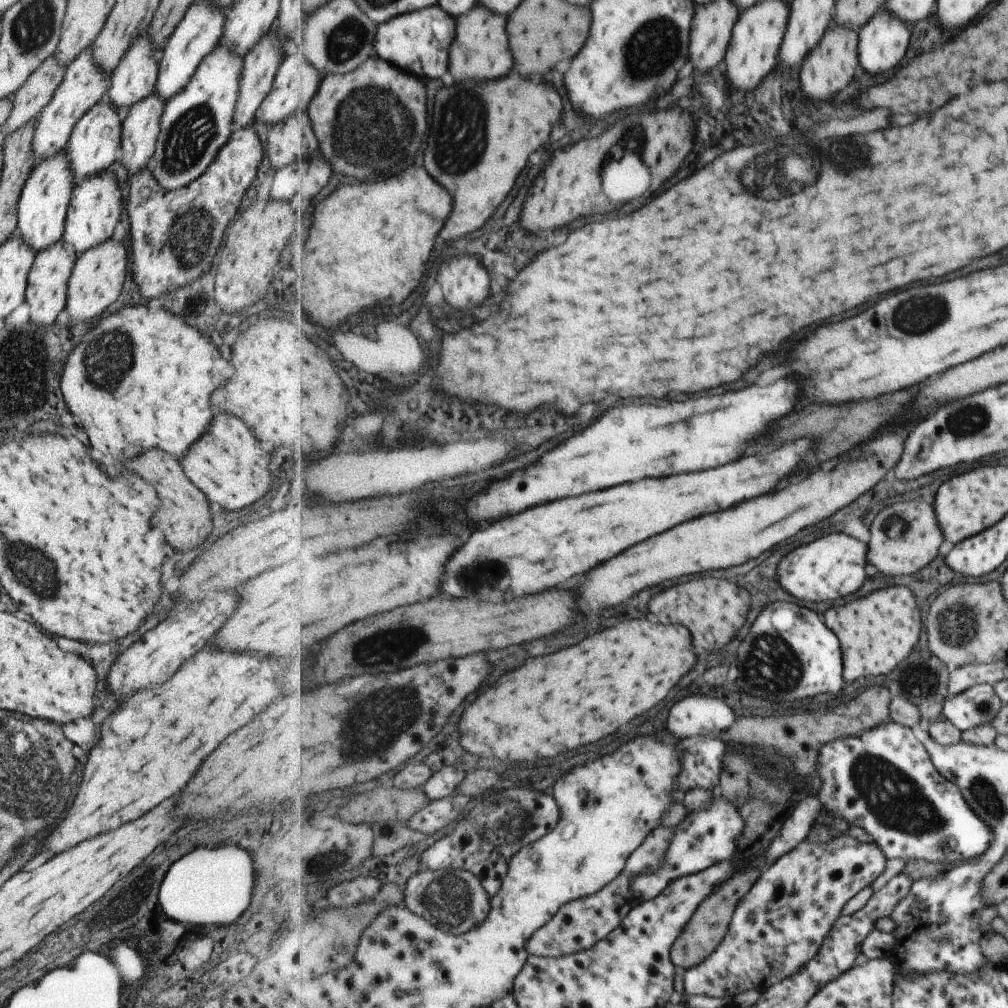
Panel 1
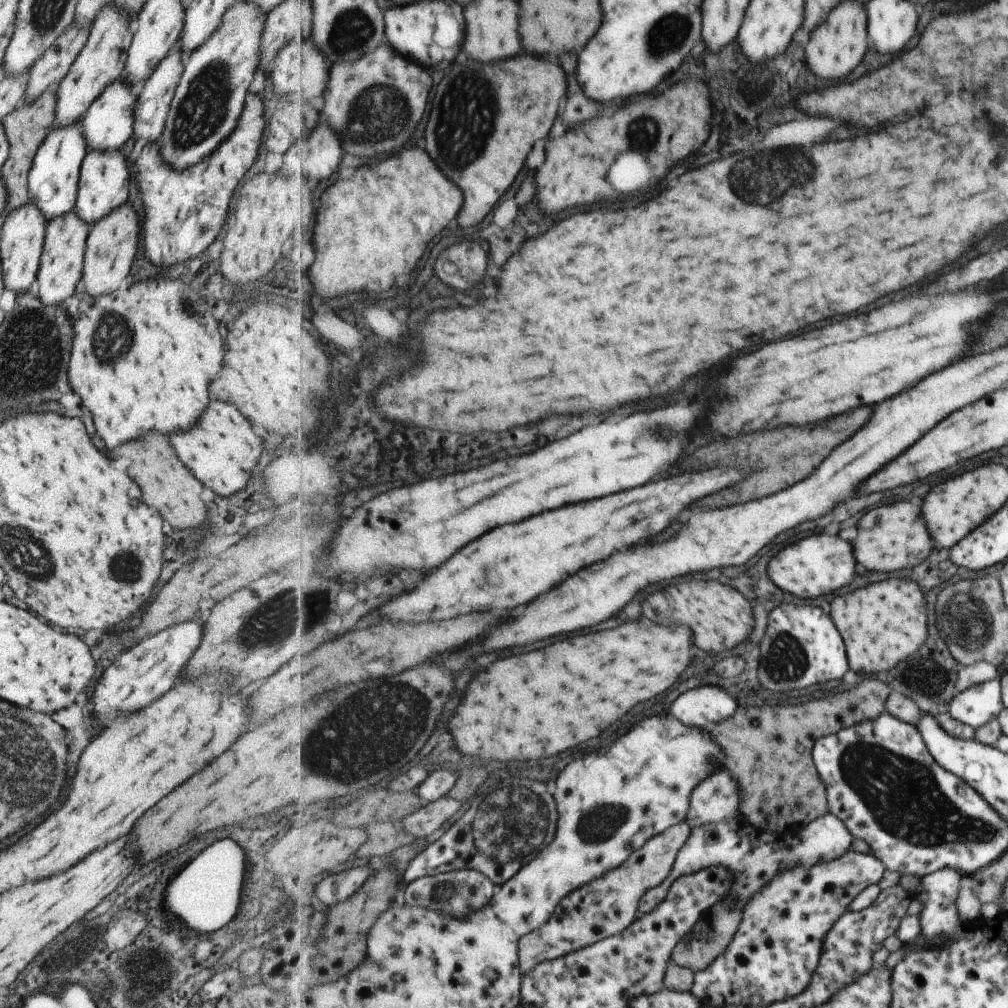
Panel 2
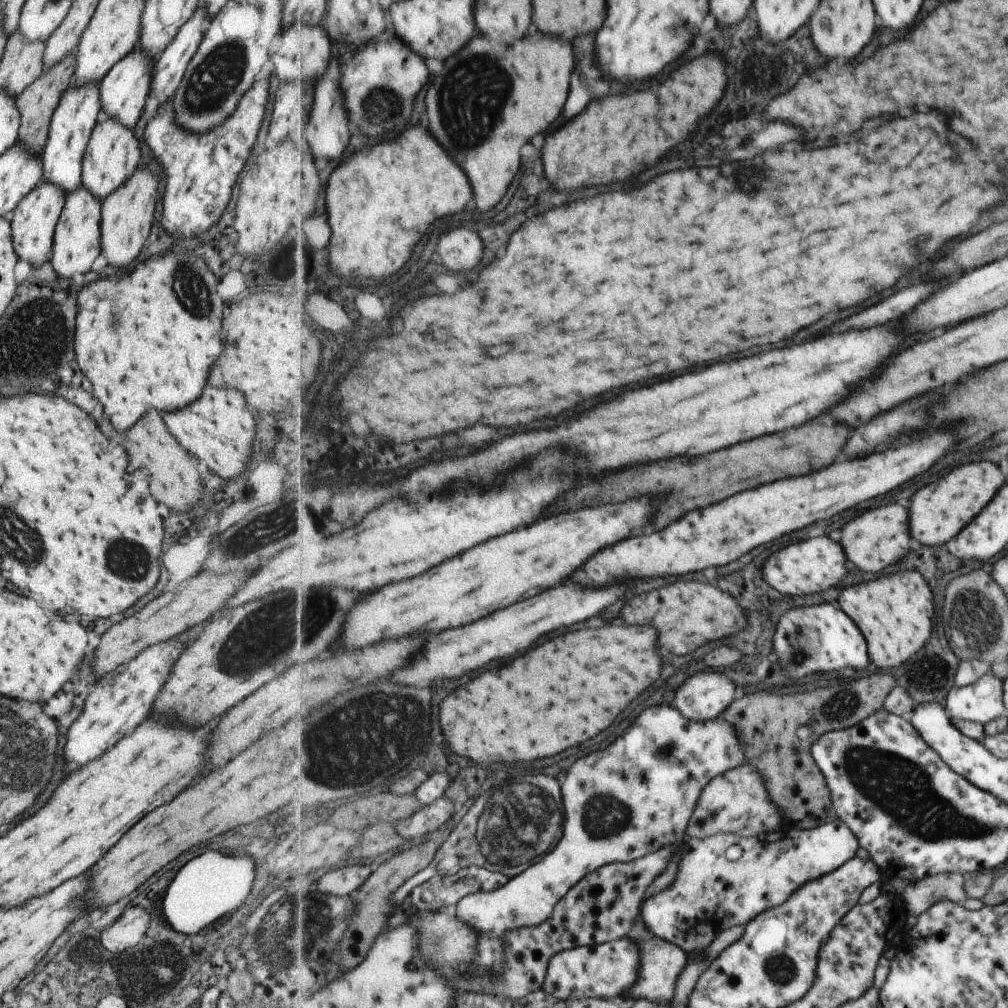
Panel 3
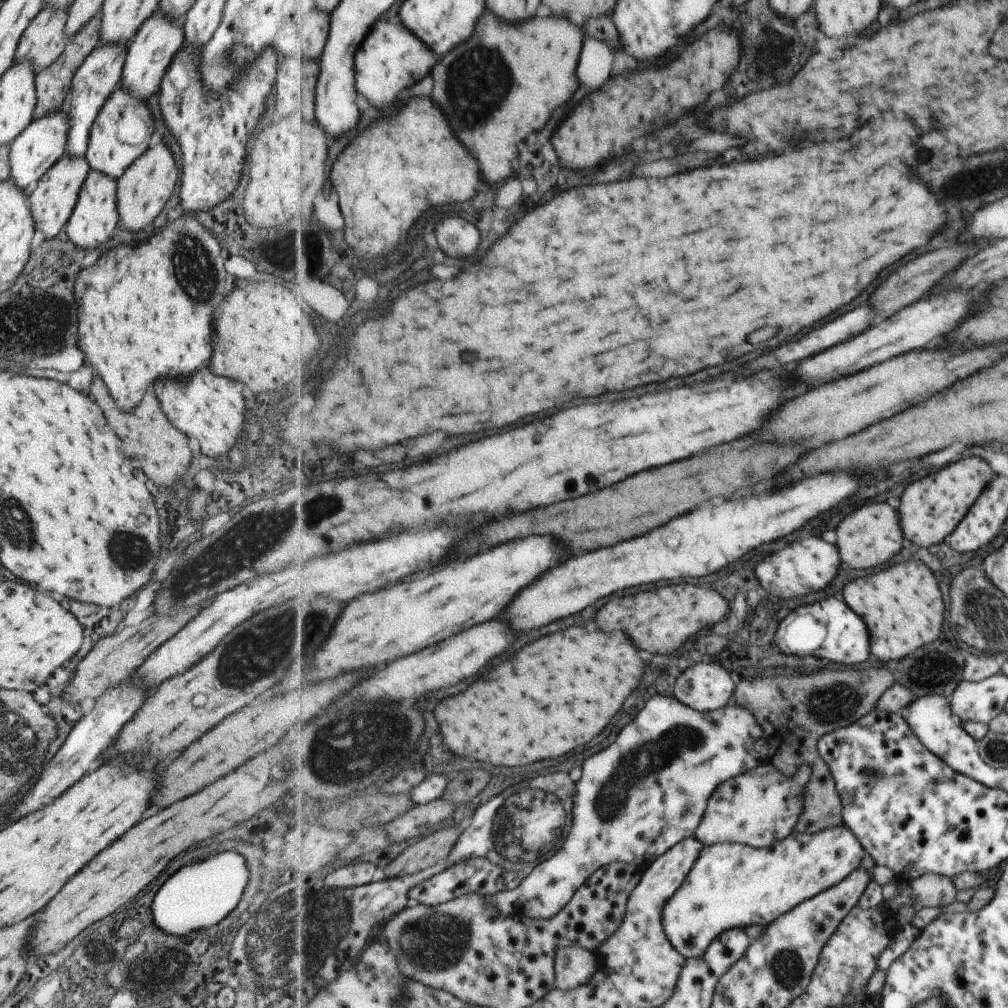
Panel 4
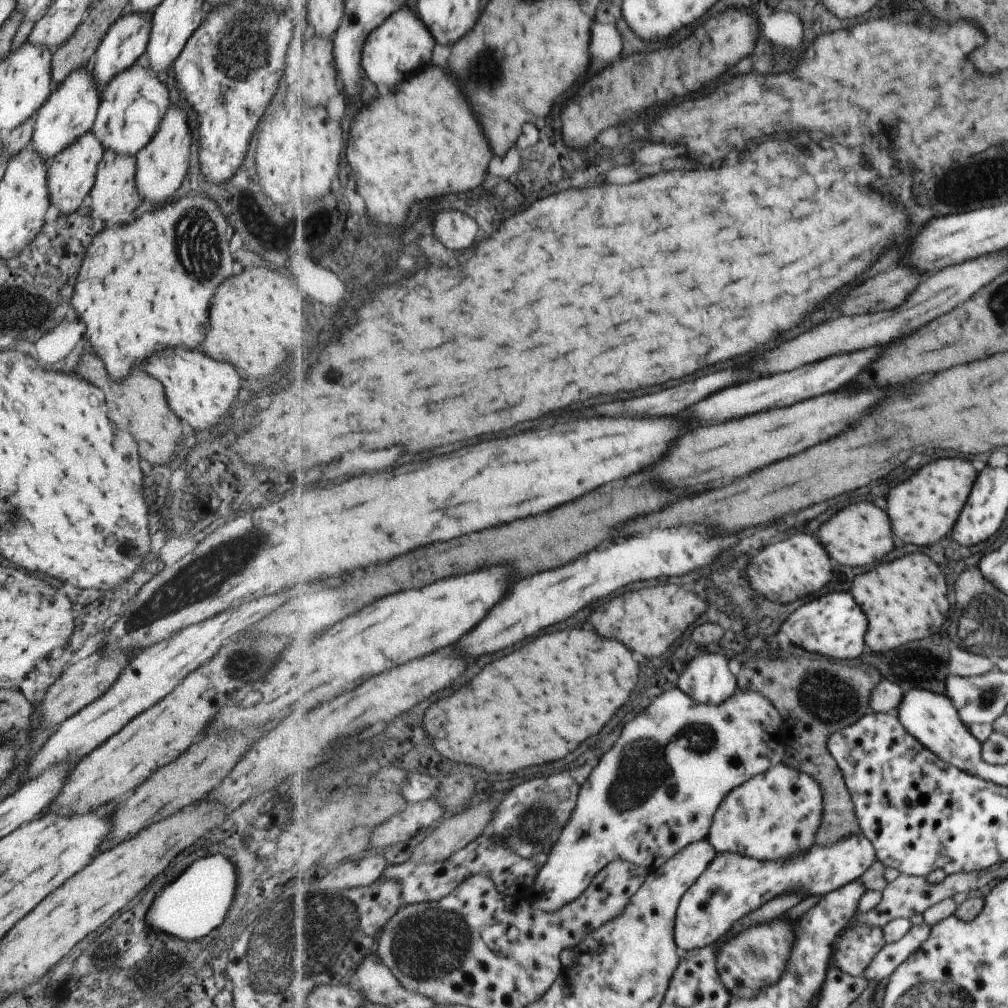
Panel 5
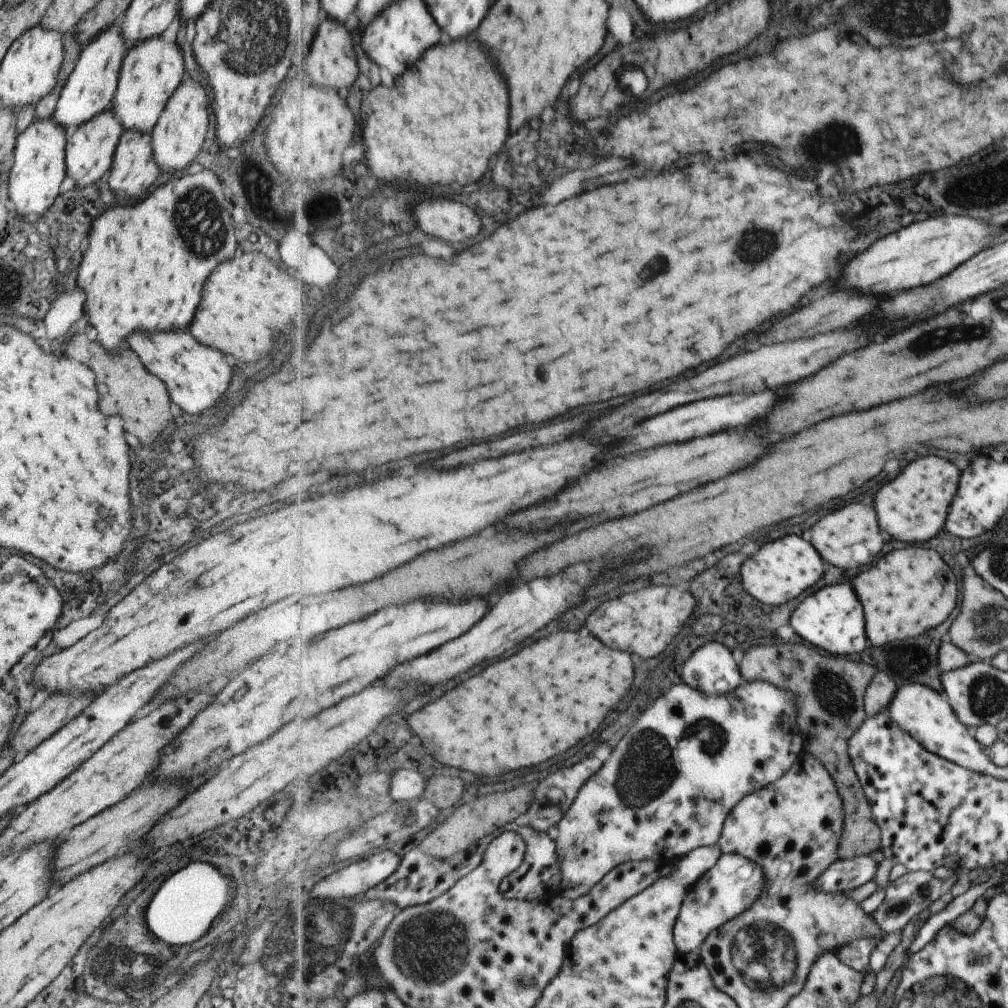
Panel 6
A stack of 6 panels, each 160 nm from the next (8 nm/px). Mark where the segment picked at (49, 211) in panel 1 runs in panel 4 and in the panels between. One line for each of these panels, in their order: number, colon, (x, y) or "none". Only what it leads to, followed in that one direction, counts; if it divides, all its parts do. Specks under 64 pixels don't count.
2: (52, 180)
3: (74, 116)
4: (91, 84)

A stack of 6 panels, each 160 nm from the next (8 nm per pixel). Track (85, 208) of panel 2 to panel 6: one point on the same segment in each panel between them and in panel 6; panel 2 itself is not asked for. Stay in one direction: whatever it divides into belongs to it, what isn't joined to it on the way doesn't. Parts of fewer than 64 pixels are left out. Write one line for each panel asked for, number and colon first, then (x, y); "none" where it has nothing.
3: (111, 153)
4: (121, 130)
5: (131, 106)
6: (149, 72)

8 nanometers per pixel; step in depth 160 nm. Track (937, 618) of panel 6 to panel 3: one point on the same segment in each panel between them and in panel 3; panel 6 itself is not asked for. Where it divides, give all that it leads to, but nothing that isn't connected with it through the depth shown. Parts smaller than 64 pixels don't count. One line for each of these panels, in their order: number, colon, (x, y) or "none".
3: (895, 612)
4: (904, 609)
5: (906, 599)

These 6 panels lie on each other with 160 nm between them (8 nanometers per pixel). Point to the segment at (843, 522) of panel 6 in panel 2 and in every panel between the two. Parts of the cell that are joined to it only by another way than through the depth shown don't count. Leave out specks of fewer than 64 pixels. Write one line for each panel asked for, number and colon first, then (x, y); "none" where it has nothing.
2: (892, 537)
3: (880, 537)
4: (869, 536)
5: (861, 535)

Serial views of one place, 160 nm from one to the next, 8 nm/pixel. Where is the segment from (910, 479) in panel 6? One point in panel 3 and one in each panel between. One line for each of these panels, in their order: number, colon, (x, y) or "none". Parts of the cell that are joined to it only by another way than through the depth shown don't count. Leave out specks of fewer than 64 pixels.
3: (939, 511)
4: (931, 508)
5: (925, 510)

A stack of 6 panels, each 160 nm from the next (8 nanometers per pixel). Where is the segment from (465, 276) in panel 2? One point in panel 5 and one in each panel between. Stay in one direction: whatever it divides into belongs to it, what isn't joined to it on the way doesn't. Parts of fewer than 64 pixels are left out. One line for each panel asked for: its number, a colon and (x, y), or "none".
3: (461, 249)
4: (458, 237)
5: (457, 230)

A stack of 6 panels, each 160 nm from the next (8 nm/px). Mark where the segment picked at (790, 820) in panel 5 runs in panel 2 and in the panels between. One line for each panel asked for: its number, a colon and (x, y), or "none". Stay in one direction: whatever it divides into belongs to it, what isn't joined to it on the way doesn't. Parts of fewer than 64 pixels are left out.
2: (718, 798)
3: (737, 802)
4: (764, 806)

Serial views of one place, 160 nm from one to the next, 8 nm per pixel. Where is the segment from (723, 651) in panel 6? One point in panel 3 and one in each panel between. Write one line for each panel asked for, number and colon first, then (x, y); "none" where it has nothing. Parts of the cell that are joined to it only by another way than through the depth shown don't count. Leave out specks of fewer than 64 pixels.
3: (706, 695)
4: (706, 687)
5: (707, 678)

